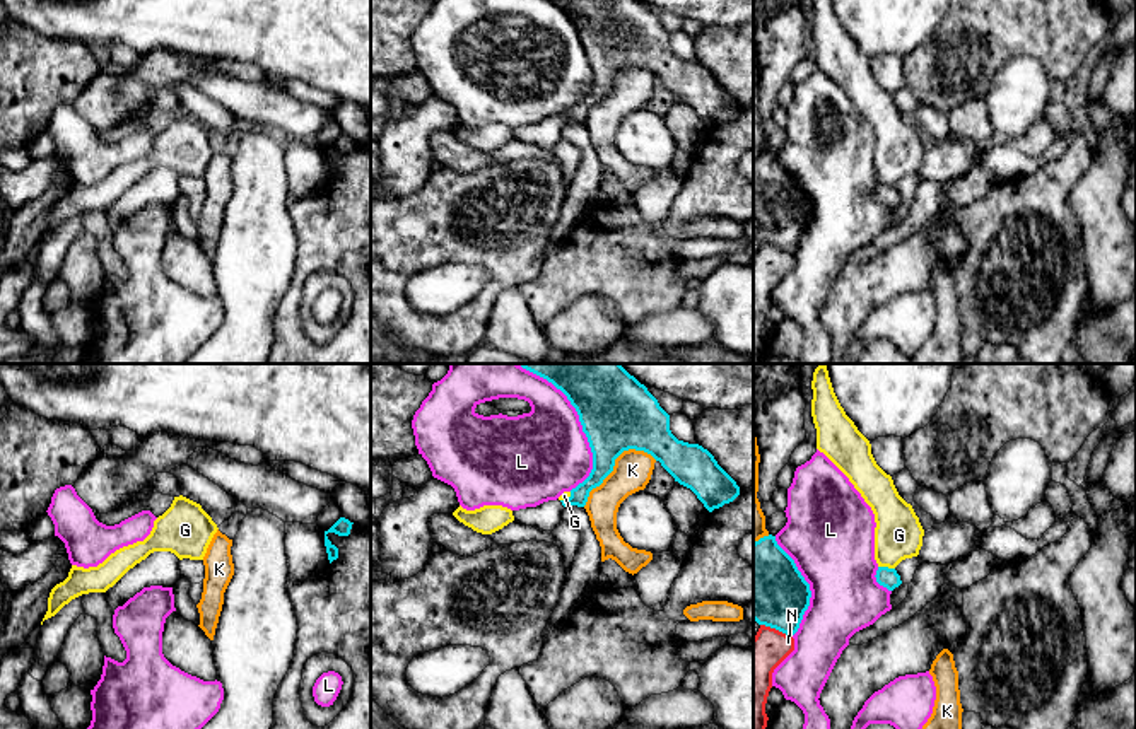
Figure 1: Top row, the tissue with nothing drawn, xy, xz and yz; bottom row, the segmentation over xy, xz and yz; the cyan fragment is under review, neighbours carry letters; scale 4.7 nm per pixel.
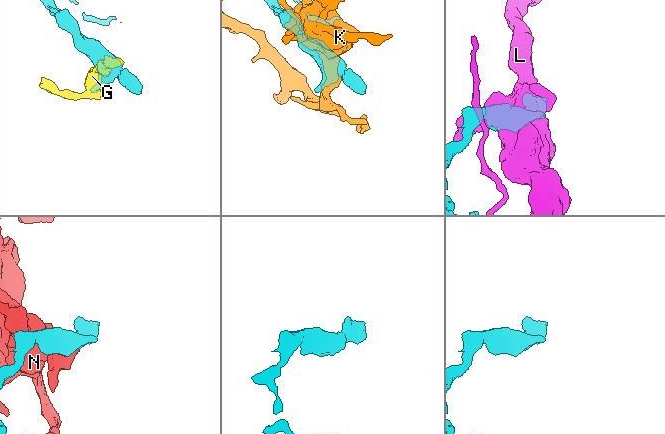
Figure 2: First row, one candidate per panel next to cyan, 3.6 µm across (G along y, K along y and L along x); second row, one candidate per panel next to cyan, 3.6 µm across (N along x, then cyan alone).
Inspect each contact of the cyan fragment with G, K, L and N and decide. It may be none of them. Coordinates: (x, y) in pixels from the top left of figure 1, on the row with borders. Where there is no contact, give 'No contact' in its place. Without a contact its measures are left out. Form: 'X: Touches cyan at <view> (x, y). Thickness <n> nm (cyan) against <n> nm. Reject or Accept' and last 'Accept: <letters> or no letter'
G: Touches cyan at yz (887, 567). Thickness 90 nm (cyan) against 220 nm. Reject
K: Touches cyan at xz (614, 463). Thickness 360 nm (cyan) against 180 nm. Reject
L: Touches cyan at xz (579, 420). Thickness 360 nm (cyan) against 420 nm. Reject
N: Touches cyan at yz (776, 629). Thickness 380 nm (cyan) against 200 nm. Reject
Accept: no letter

